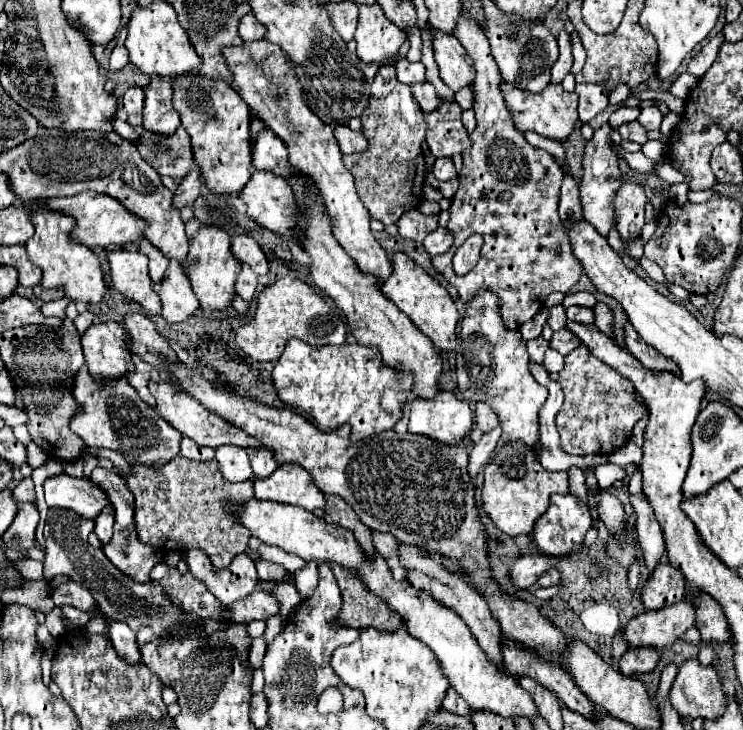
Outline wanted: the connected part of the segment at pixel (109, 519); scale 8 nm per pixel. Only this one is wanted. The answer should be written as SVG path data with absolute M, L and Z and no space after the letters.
M112 505L110 507L104 507L100 511L100 517L96 517L94 521L96 521L94 533L100 537L102 545L106 545L108 539L112 537L112 525L114 525L114 509L112 509Z

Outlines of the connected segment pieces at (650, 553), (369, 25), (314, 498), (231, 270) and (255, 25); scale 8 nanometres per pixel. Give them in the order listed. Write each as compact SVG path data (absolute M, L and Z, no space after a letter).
M630 495L630 503L638 515L636 531L638 531L638 541L642 545L644 563L652 571L660 563L662 553L666 551L662 529L654 517L654 509L652 509L650 501L644 495Z
M378 3L358 7L358 29L354 39L358 43L356 55L362 61L376 61L380 65L386 57L396 57L400 45L406 41L404 33L386 19Z
M280 465L270 477L254 481L254 497L304 507L306 511L324 509L324 493L314 485L308 471L298 465Z
M204 225L196 233L196 237L190 241L188 255L192 259L196 259L196 263L184 267L184 275L188 277L194 293L198 295L200 309L204 309L204 311L230 311L234 295L236 295L234 283L236 283L236 277L242 269L242 265L230 253L230 235L224 229Z
M252 13L242 17L242 21L240 21L240 37L242 37L244 43L260 41L260 39L264 39L264 35L266 35L266 27Z

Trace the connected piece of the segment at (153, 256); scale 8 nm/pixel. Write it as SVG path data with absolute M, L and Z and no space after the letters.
M142 239L142 241L140 241L138 251L144 253L144 255L150 259L150 265L148 265L148 269L150 269L150 279L152 279L154 283L160 281L160 277L164 275L164 271L166 271L166 267L168 267L168 259L164 257L164 253L162 253L160 249L156 249L148 239Z

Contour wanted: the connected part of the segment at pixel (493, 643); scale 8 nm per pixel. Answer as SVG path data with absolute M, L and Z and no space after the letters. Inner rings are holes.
M400 545L398 557L400 557L402 565L408 567L408 571L410 571L408 581L412 583L412 587L418 589L418 591L430 593L434 599L440 599L444 605L448 605L450 609L454 609L454 611L464 619L464 623L470 627L474 639L478 641L478 645L482 647L482 651L486 653L486 657L488 657L494 665L498 665L500 671L504 671L504 669L502 669L502 649L500 649L504 637L502 637L502 631L500 631L498 621L496 621L496 619L492 617L492 613L490 613L490 607L488 607L486 599L480 597L480 595L474 591L472 585L468 585L466 581L462 581L462 577L452 577L452 573L448 573L446 569L442 569L442 567L438 565L438 561L434 561L432 557L422 557L420 551L418 551L418 547L414 547L414 545Z

